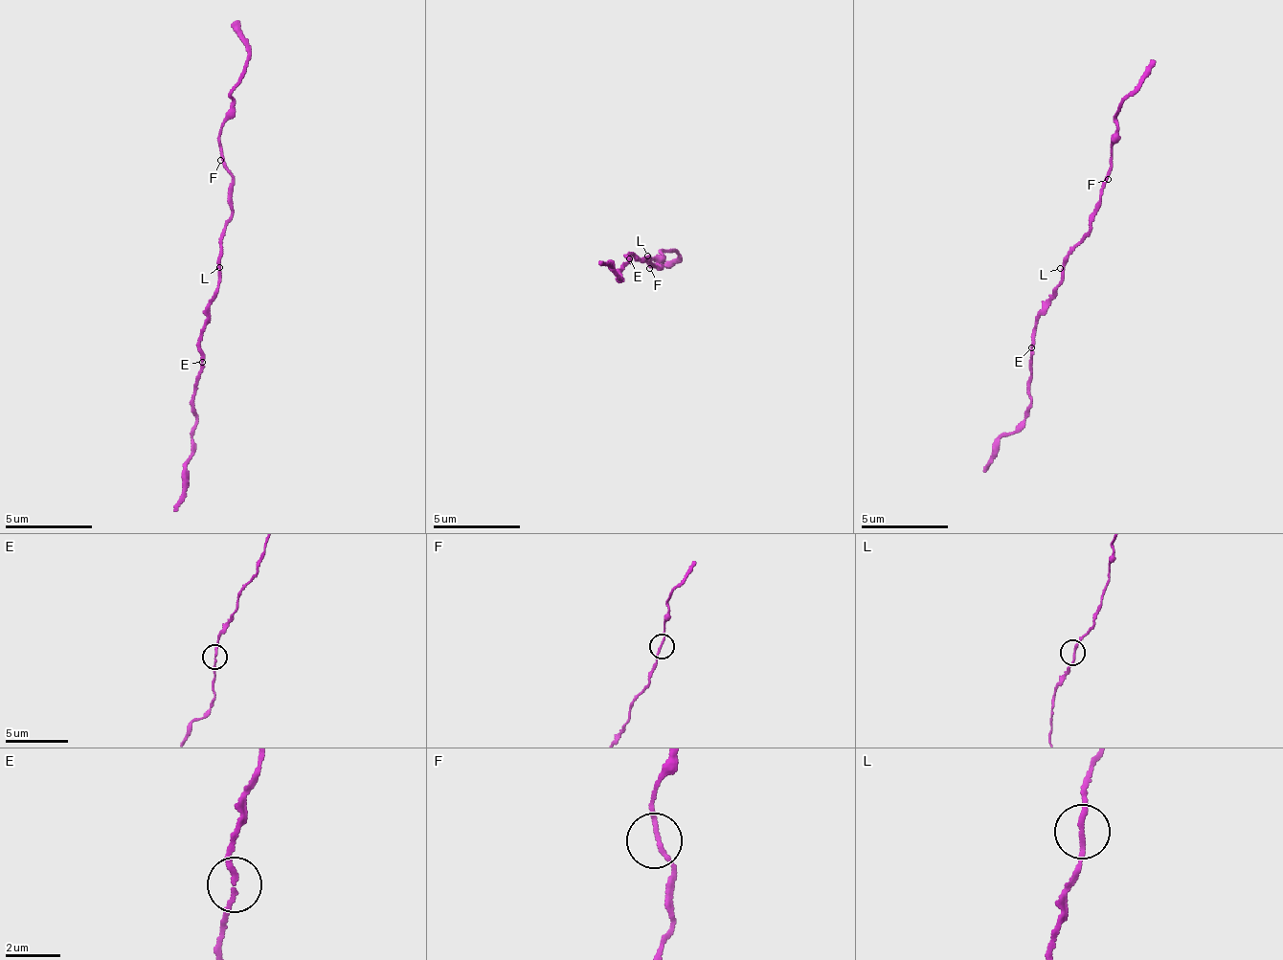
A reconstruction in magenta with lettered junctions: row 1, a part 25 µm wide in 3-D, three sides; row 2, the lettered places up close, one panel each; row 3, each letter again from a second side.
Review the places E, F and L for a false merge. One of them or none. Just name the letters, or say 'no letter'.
no letter

